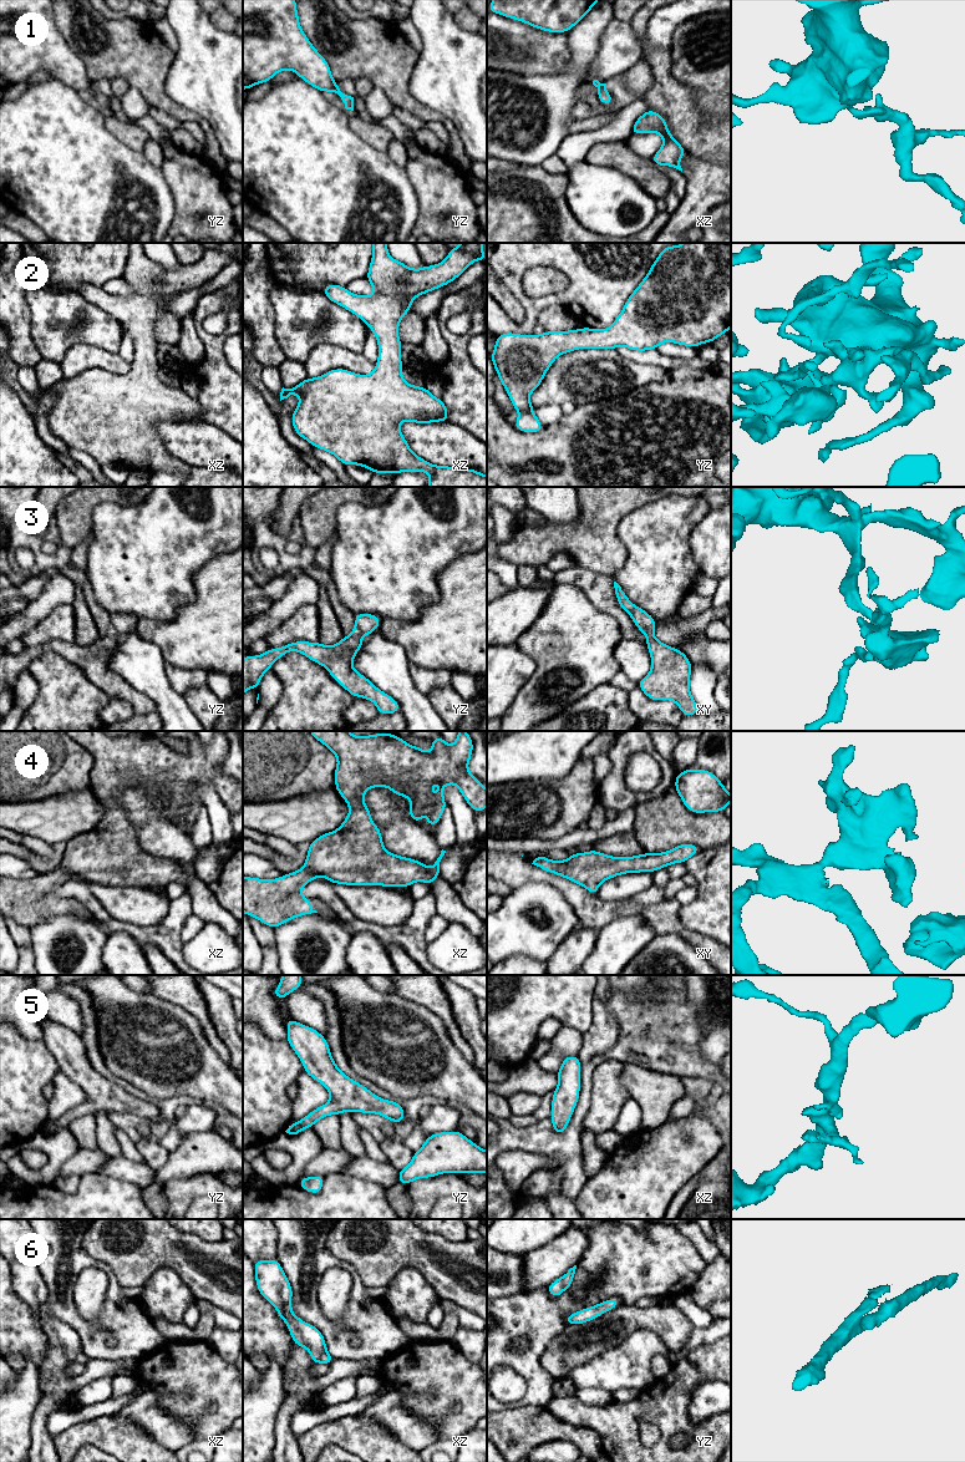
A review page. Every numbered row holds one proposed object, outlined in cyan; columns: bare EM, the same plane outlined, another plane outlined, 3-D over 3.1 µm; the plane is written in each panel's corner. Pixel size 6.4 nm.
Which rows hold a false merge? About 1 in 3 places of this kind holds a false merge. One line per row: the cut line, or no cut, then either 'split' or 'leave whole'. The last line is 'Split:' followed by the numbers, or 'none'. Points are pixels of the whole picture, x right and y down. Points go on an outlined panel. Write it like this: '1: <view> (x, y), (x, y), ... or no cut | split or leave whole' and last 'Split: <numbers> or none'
1: no cut | leave whole
2: no cut | leave whole
3: no cut | leave whole
4: no cut | leave whole
5: no cut | leave whole
6: no cut | leave whole
Split: none

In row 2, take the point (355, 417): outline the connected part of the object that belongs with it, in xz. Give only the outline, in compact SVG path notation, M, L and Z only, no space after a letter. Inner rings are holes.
M372 243L372 258L365 276L374 288L371 296L351 294L346 286L326 284L322 294L332 303L354 313L374 331L379 345L379 357L375 370L369 375L359 375L346 369L334 369L315 379L306 377L293 389L283 387L280 401L290 395L300 396L300 403L295 407L291 416L296 435L306 440L311 446L332 453L345 466L357 465L369 468L372 473L391 473L393 476L400 472L420 471L430 473L431 479L427 487L487 487L487 476L479 471L436 466L416 456L398 428L402 421L413 423L450 422L448 410L442 399L436 399L425 386L413 386L403 380L403 366L400 356L402 342L398 337L398 325L403 315L412 311L411 301L413 299L456 280L476 260L487 260L483 253L483 243L461 243L458 248L450 248L447 258L440 264L412 269L390 257L387 243Z

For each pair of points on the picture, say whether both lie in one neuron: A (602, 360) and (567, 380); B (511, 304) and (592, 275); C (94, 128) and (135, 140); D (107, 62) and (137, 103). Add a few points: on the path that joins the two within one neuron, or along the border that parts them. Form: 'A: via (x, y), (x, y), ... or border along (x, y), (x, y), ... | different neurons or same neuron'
A: via (593, 369), (587, 375), (575, 376) | same neuron
B: border along (499, 278), (518, 300) | different neurons
C: border along (106, 113), (106, 126), (120, 140), (137, 151) | different neurons
D: border along (131, 86), (141, 94), (150, 107) | different neurons

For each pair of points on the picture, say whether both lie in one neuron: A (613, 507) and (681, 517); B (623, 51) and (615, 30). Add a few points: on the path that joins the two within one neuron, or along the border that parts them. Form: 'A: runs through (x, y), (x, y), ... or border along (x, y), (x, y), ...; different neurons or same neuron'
A: border along (659, 499), (630, 511), (620, 521), (616, 534); different neurons
B: runs through (619, 46), (618, 35); same neuron

